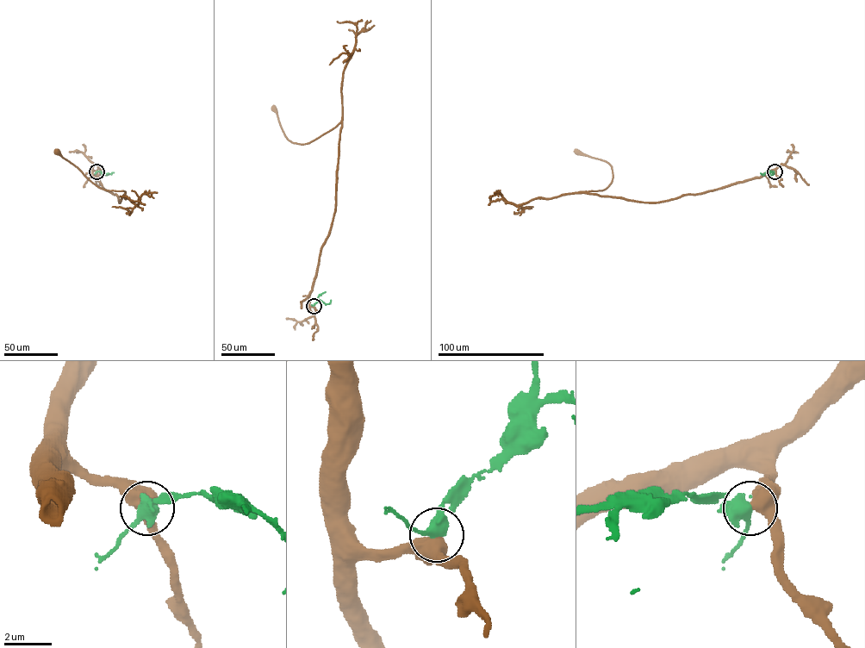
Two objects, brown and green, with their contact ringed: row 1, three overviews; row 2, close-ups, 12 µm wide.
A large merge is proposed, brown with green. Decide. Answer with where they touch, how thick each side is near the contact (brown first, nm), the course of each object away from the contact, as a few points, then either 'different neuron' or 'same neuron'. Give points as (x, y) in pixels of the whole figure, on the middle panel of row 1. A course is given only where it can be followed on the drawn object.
place (314, 306); calibres 480 and 440 nm; course brown (314, 306), (309, 293), (335, 210), (342, 112), (333, 127), (299, 144), (286, 137), (273, 108); course green (314, 306), (318, 300), (326, 304), (331, 300); different neuron

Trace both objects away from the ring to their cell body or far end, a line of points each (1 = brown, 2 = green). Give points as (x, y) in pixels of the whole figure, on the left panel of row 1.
1: (96, 171), (92, 170), (92, 175), (118, 196), (119, 202), (125, 191), (96, 186), (56, 151)
2: (96, 171), (105, 175), (114, 172)

